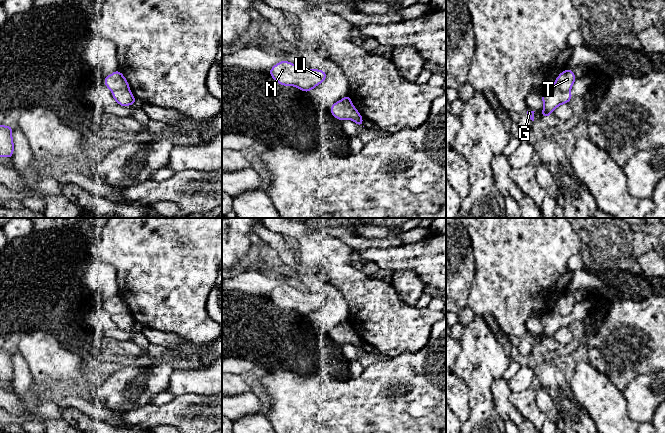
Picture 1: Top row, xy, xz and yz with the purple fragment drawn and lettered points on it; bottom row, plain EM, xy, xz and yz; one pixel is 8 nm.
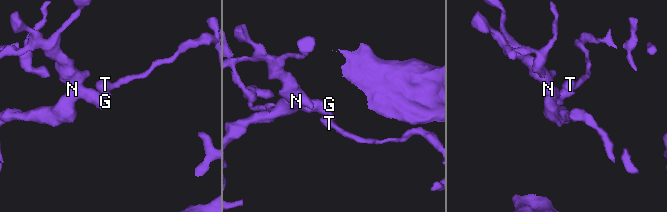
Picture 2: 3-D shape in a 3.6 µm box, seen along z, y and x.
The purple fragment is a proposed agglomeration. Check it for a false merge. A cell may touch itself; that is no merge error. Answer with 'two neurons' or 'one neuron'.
two neurons

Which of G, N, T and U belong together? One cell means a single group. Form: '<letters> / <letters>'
G N U / T

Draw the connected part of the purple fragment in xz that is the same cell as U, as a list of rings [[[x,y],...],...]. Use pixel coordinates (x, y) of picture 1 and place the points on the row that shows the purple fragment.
[[[287,60],[275,64],[269,70],[269,74],[280,85],[294,86],[308,93],[327,78],[323,70],[304,69]]]

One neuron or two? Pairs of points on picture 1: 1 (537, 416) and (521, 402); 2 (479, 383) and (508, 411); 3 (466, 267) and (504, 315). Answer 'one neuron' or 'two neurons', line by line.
1: one neuron
2: two neurons
3: two neurons

